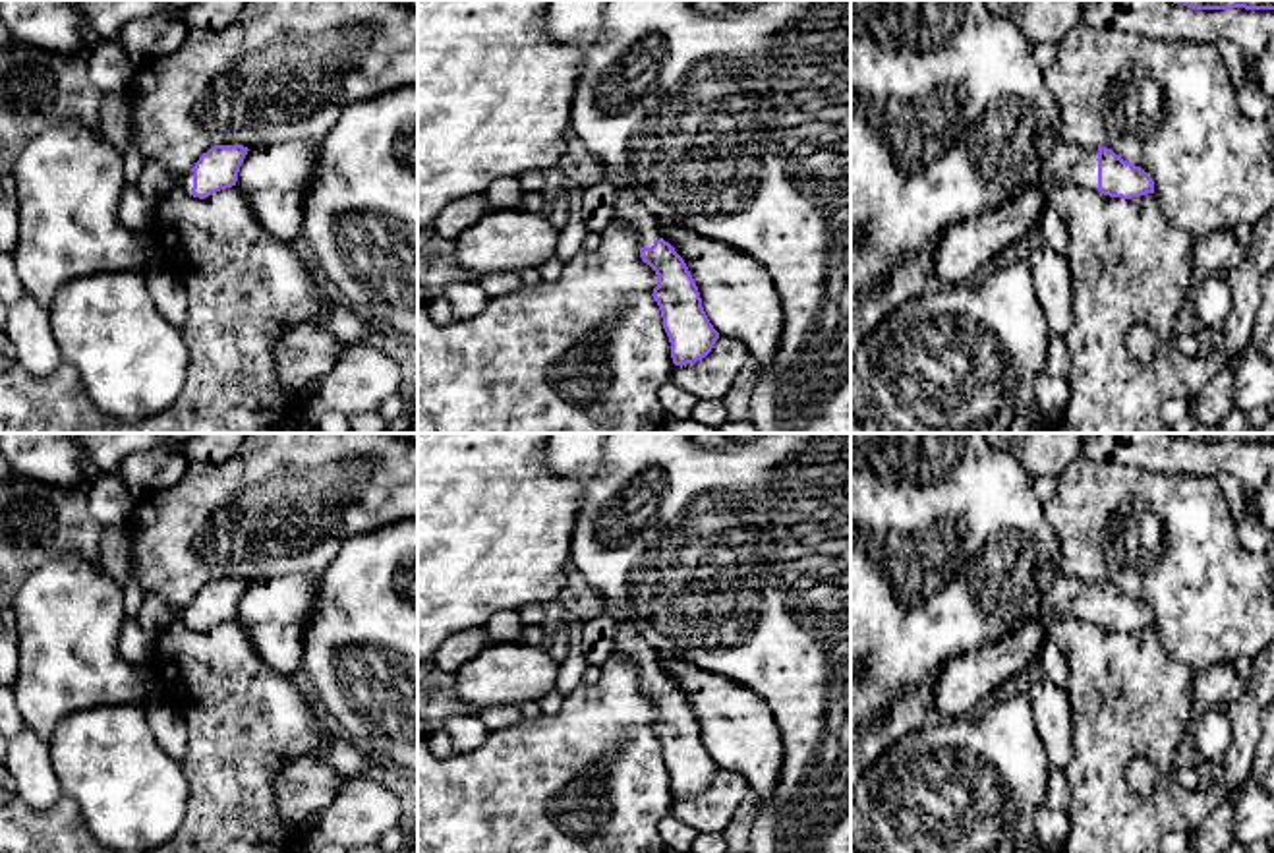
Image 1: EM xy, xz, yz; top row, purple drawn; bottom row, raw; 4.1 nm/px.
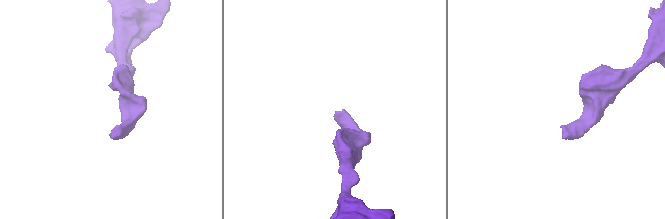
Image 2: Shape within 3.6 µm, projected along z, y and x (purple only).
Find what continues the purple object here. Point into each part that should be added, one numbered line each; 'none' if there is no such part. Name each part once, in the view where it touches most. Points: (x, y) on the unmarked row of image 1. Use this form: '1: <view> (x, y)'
1: yz (1077, 598)

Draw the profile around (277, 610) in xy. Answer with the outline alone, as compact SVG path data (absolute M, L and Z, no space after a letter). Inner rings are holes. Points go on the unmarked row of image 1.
M280 574L247 584L236 619L257 656L275 671L302 671L304 636L317 609L319 588L321 574Z

